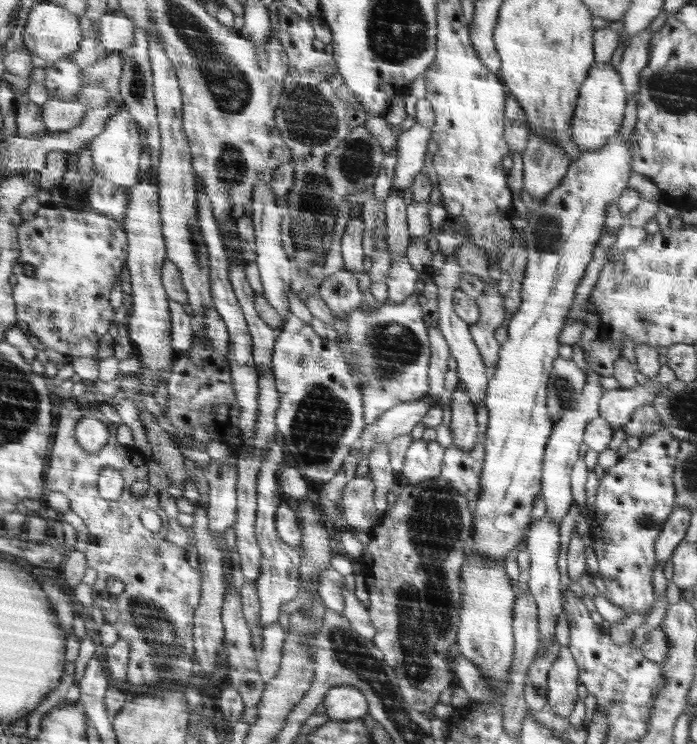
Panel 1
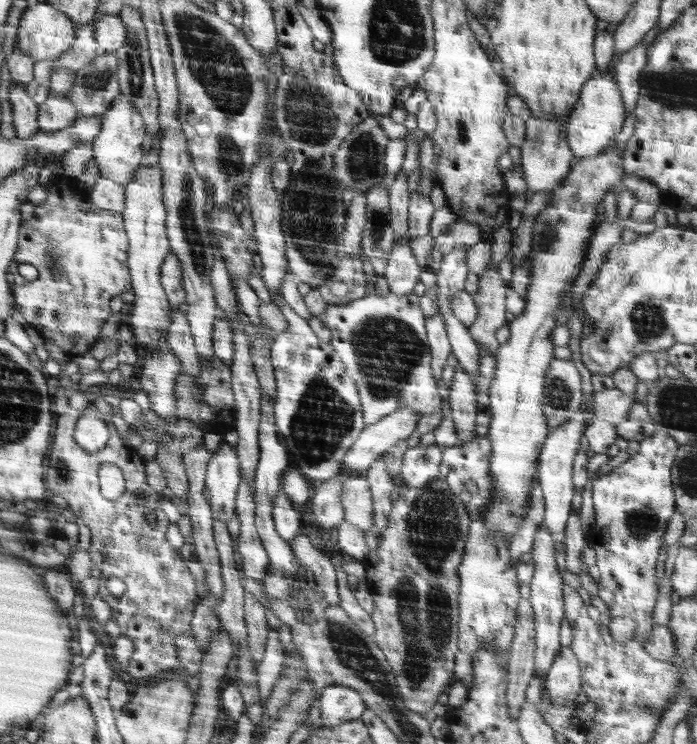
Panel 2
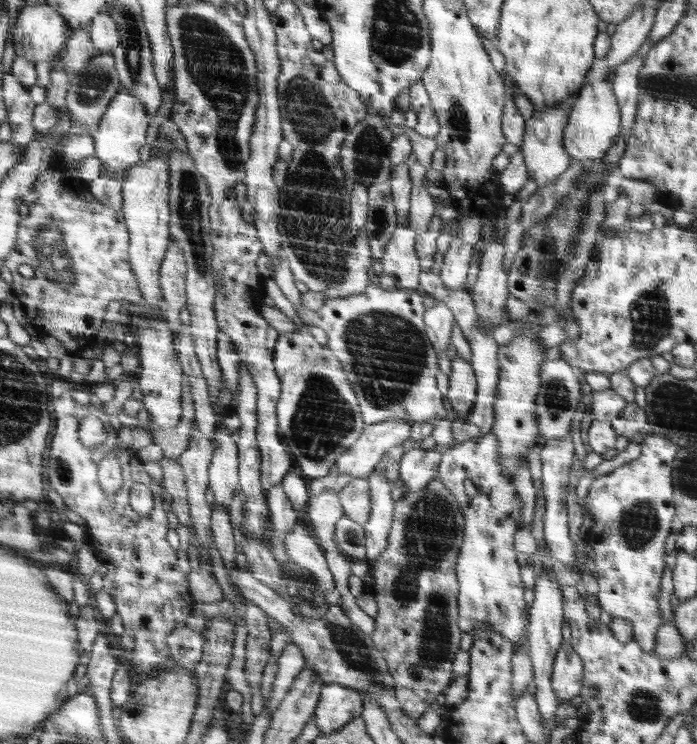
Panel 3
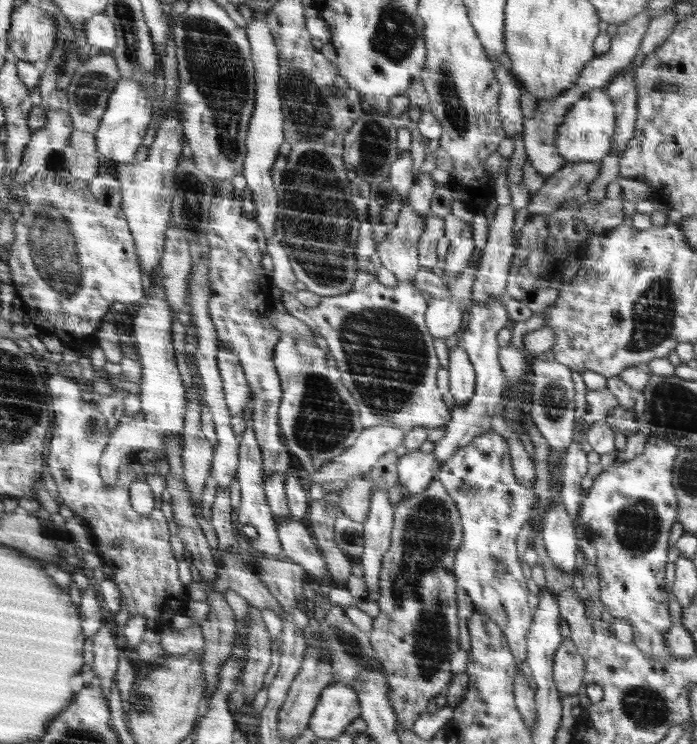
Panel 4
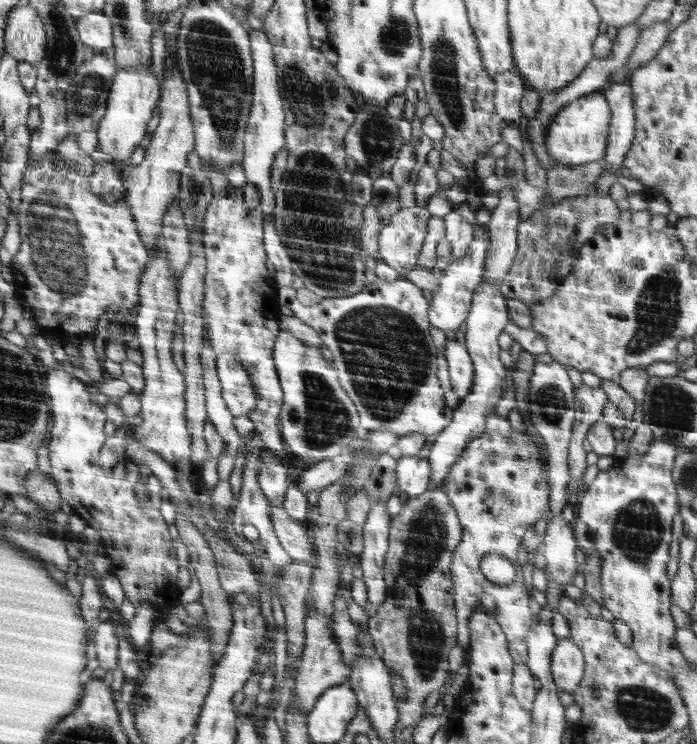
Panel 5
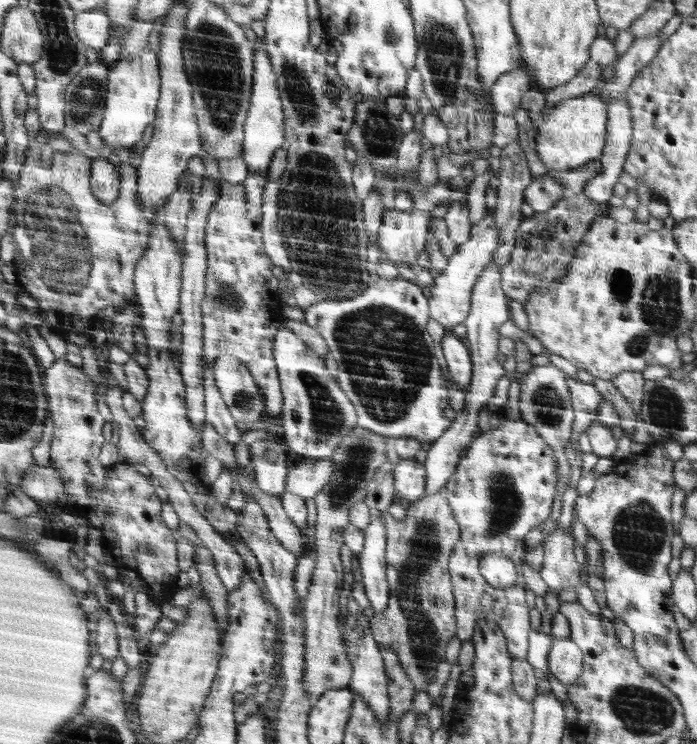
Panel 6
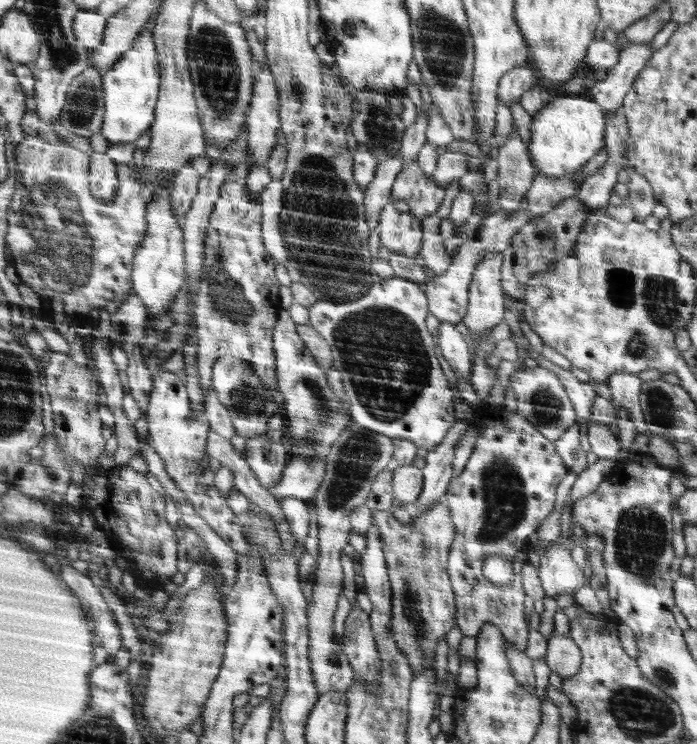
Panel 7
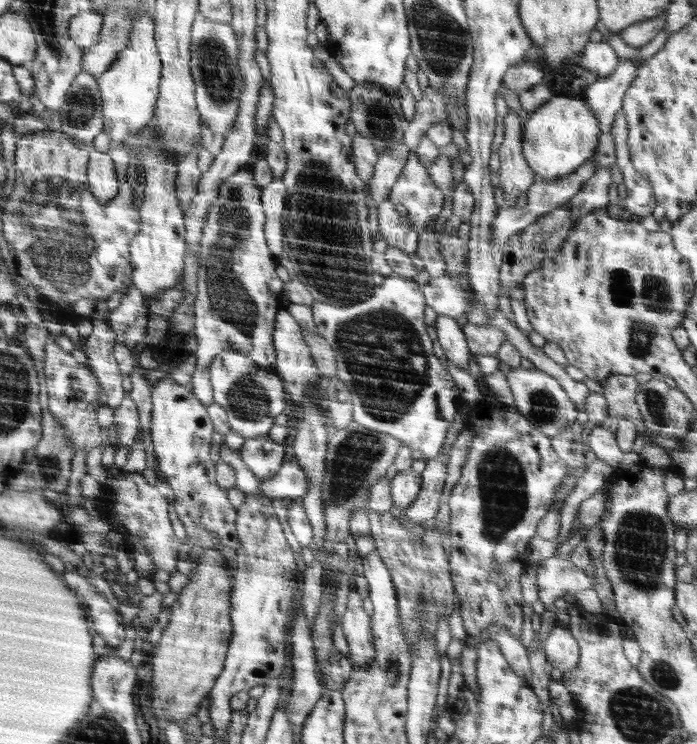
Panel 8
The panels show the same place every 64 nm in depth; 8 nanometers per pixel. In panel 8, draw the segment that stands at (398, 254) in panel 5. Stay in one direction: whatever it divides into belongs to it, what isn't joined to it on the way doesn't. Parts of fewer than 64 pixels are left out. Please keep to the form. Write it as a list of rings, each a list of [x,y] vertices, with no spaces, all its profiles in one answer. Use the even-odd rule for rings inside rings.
[[[389,199],[378,207],[378,228],[387,242],[387,246],[395,246],[412,257],[416,254],[419,234],[412,228],[408,216],[400,218],[395,204]]]

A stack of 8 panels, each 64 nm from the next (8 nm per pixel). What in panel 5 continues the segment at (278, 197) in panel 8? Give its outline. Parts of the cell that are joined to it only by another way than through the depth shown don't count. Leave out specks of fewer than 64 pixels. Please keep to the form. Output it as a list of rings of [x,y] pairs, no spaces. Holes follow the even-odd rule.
[[[269,214],[264,219],[264,242],[265,251],[269,253],[269,259],[276,269],[275,280],[278,287],[287,288],[293,284],[294,274],[291,267],[291,258],[286,252],[284,242],[280,240],[280,235],[274,225],[275,216]]]

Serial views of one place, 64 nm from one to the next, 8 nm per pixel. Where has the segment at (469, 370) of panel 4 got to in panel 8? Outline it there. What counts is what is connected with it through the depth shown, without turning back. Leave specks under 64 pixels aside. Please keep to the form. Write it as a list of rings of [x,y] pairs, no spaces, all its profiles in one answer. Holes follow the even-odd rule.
[[[440,314],[437,316],[435,329],[437,340],[444,350],[446,360],[450,360],[458,367],[468,370],[468,362],[470,362],[469,346],[466,346],[462,328],[460,328],[456,319]]]

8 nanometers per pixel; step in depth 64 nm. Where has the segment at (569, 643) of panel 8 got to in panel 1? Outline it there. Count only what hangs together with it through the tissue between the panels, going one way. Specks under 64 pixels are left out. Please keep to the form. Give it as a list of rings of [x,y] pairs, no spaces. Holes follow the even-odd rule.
[[[561,648],[548,678],[548,701],[554,713],[569,718],[578,696],[578,668],[571,650]]]

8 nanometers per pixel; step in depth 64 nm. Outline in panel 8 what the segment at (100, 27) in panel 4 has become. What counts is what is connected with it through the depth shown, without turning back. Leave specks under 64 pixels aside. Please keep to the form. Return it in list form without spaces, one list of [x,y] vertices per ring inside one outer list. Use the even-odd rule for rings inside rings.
[[[92,10],[82,13],[72,19],[70,34],[80,48],[86,50],[96,46],[102,39],[102,31],[105,25],[104,14]]]

